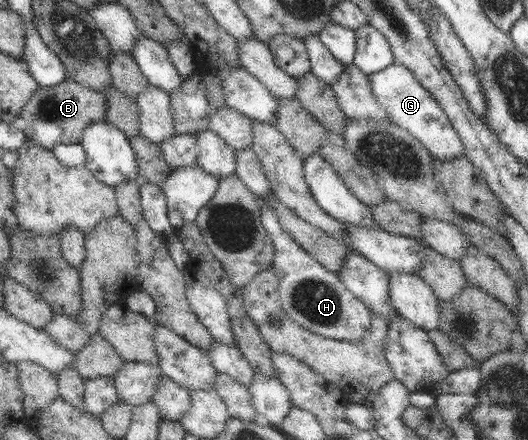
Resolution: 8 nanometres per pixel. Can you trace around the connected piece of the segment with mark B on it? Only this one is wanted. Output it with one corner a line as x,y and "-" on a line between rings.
67,78
55,87
39,87
24,105
19,117
26,122
23,130
25,139
53,151
58,144
79,143
87,126
105,120
108,105
104,92
92,90

